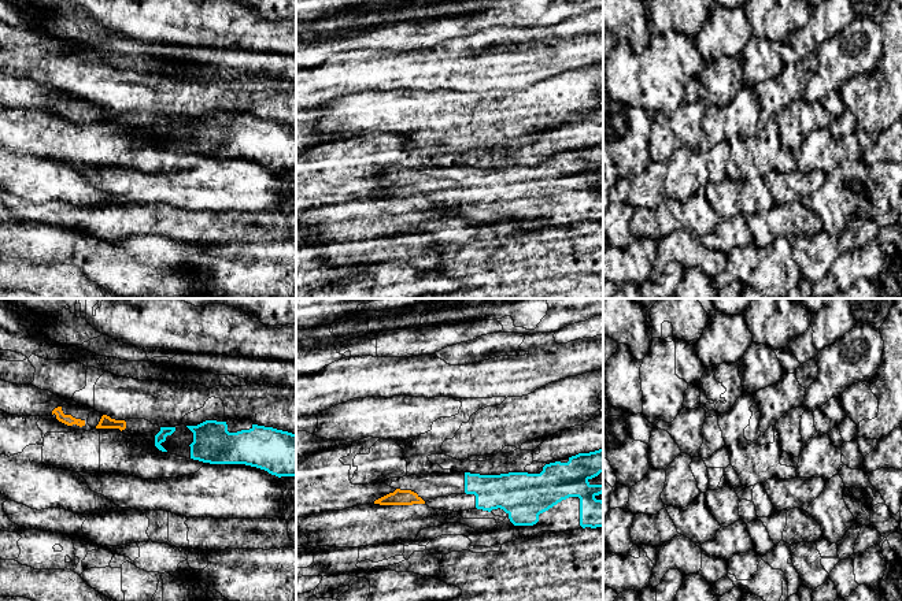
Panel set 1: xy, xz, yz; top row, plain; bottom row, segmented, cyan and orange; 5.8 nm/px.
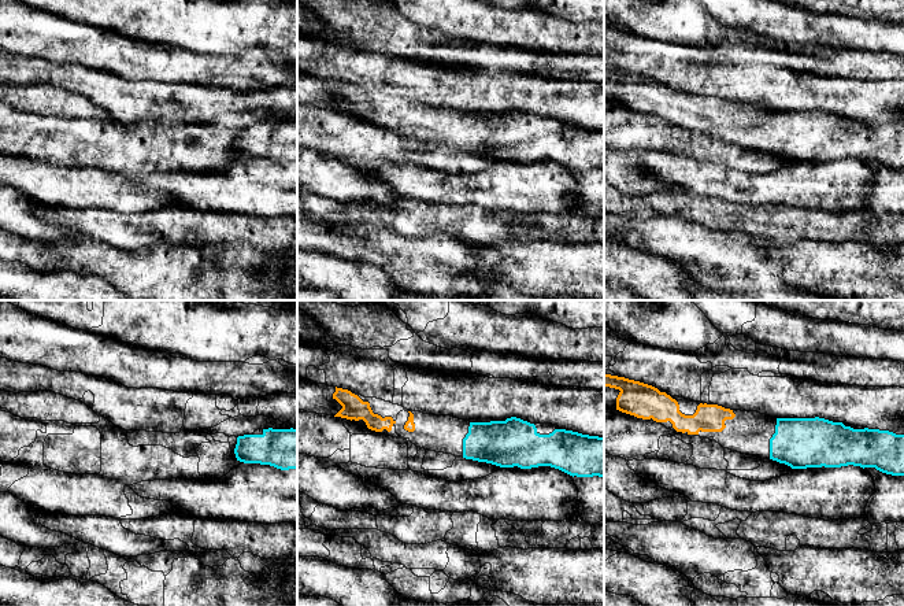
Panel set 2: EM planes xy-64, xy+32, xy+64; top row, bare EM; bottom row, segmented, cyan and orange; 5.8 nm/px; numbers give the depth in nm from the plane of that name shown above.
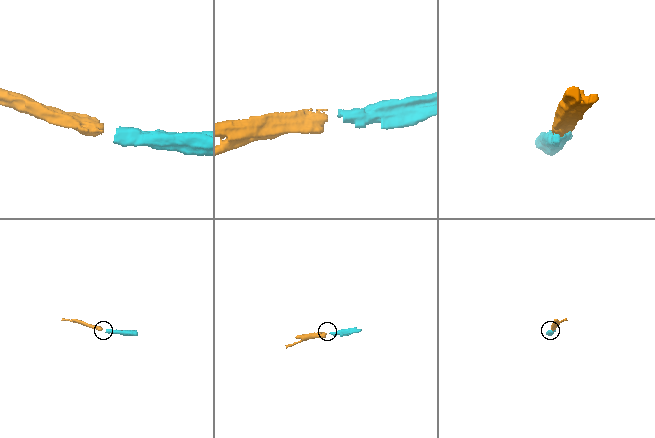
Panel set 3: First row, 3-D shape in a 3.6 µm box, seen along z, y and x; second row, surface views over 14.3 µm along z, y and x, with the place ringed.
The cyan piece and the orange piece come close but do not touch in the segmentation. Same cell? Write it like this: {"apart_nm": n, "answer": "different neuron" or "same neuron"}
{"apart_nm": 180, "answer": "same neuron"}

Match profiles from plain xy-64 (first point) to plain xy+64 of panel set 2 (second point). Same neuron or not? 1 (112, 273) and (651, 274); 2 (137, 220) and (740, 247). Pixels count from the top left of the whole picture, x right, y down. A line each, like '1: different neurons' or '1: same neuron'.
1: different neurons
2: different neurons

